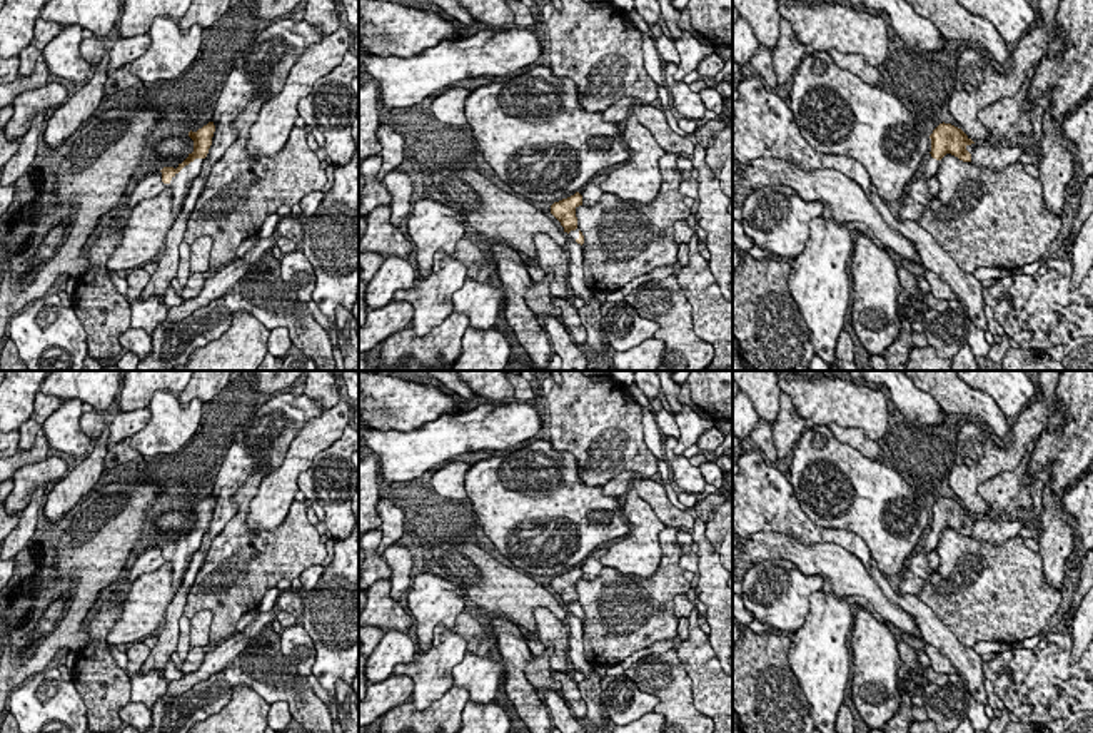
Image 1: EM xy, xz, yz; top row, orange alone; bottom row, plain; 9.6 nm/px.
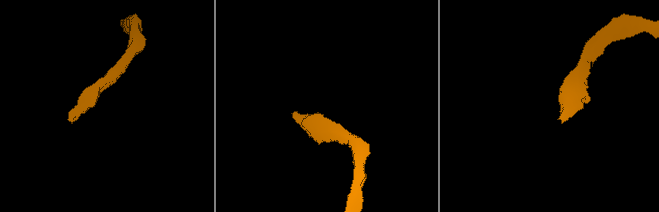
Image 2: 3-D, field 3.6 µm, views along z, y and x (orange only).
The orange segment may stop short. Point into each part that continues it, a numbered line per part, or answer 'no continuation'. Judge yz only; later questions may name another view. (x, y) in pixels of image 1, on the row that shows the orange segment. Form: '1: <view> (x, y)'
1: yz (931, 166)

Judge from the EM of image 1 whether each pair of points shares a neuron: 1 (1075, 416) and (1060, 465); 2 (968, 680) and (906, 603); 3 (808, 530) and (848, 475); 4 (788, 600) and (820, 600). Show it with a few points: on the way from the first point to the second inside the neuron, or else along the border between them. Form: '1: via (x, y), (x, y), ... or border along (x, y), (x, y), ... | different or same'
1: via (1075, 428), (1075, 443), (1067, 453) | same
2: via (963, 660), (926, 621) | same
3: border along (793, 488), (800, 508), (813, 521), (853, 531) | different
4: border along (821, 590), (811, 595), (806, 620), (795, 633) | different

